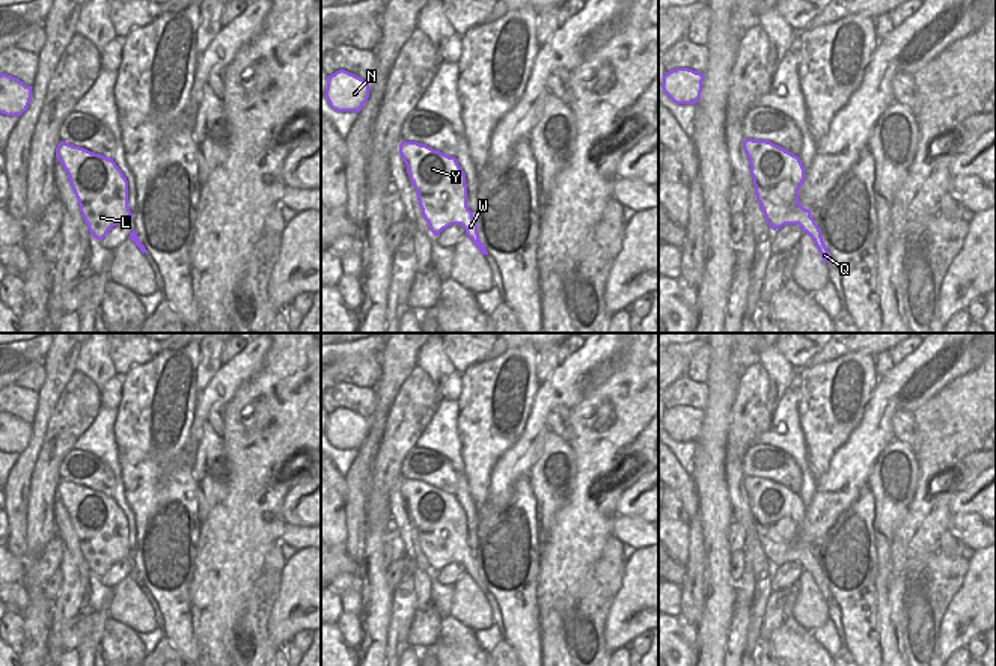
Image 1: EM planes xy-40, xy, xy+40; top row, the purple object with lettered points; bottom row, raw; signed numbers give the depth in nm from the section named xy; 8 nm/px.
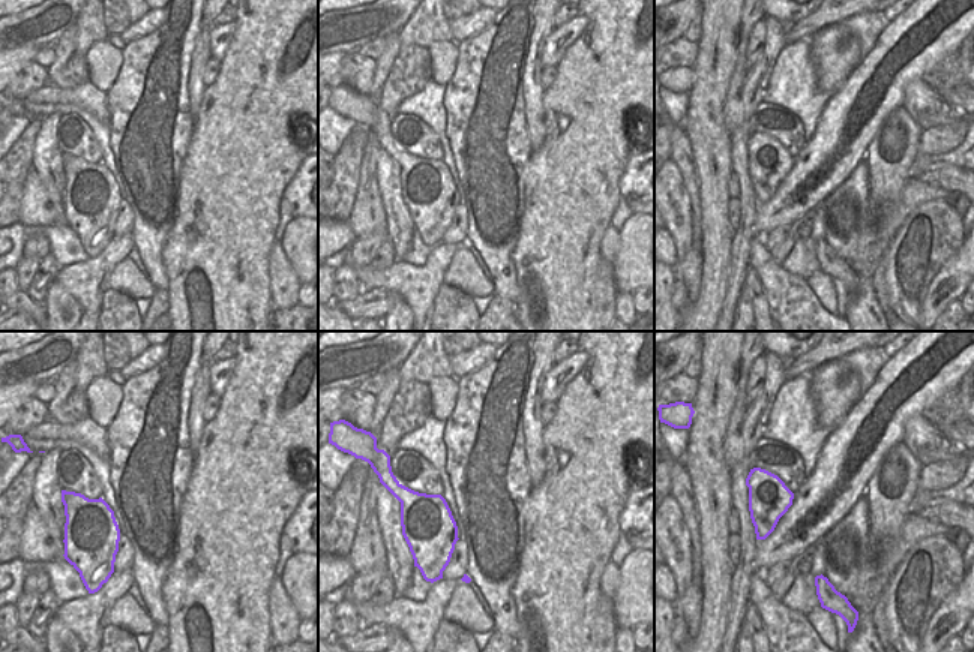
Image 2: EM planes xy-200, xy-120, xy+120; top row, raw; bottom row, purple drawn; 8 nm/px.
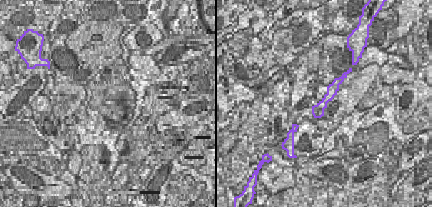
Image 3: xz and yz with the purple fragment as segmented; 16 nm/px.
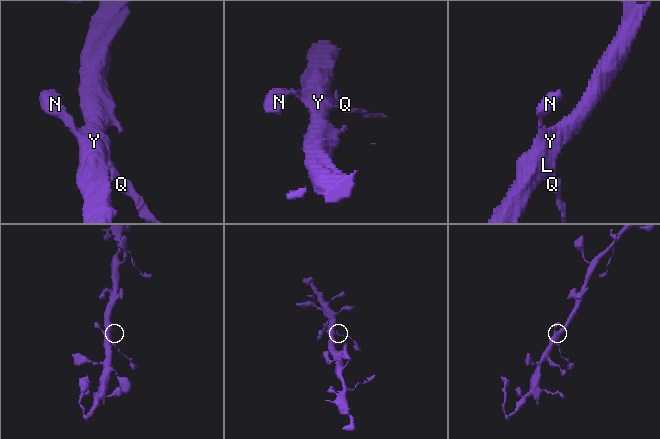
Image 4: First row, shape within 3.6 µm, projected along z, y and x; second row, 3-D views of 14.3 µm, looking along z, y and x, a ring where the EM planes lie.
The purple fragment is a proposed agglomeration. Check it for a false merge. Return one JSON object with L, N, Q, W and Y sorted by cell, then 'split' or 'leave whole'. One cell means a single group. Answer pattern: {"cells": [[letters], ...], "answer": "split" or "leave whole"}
{"cells": [["L", "N", "Q", "W", "Y"]], "answer": "leave whole"}

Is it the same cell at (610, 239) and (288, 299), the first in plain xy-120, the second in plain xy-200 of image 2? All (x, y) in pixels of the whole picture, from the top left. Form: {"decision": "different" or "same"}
{"decision": "same"}

